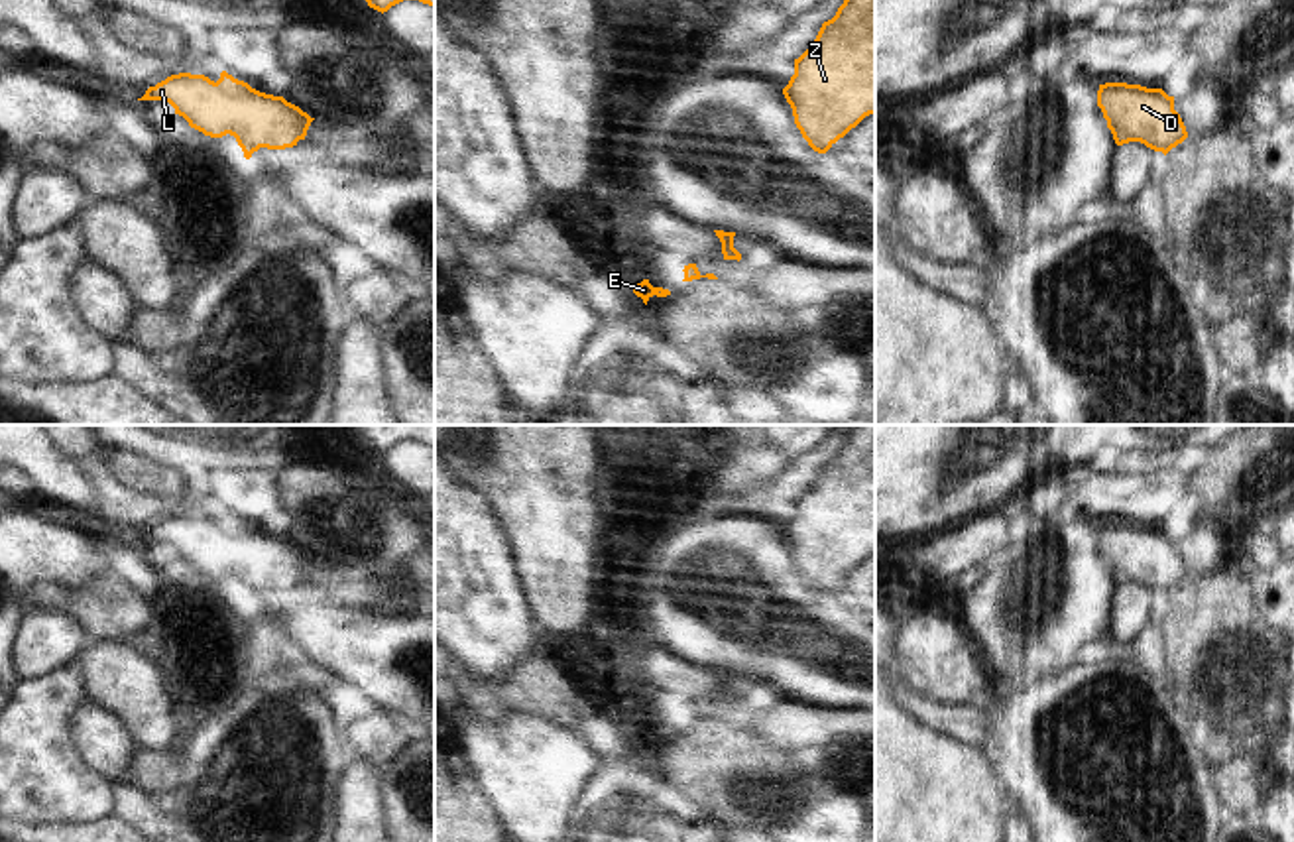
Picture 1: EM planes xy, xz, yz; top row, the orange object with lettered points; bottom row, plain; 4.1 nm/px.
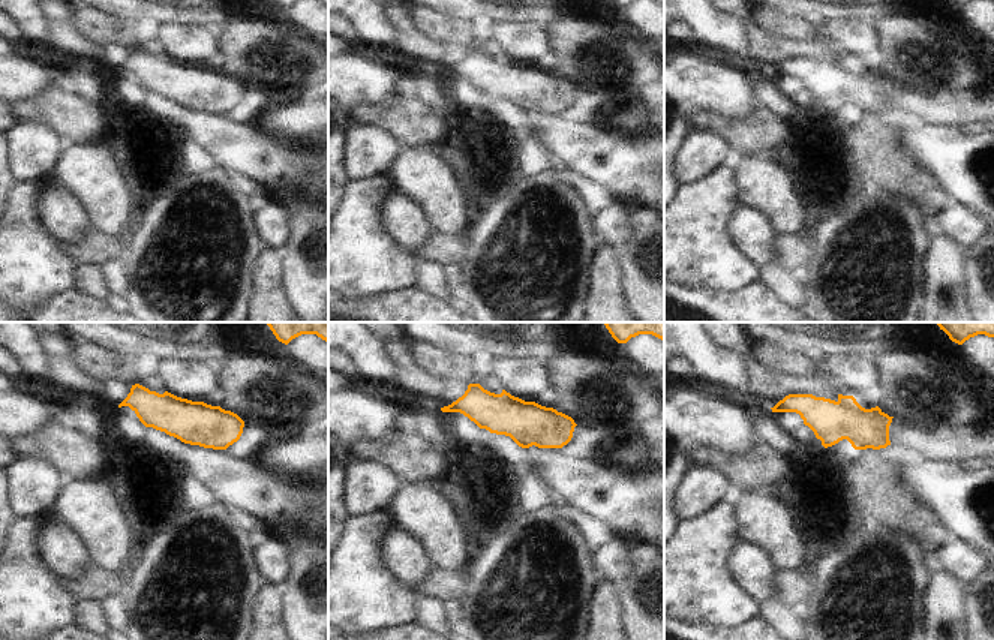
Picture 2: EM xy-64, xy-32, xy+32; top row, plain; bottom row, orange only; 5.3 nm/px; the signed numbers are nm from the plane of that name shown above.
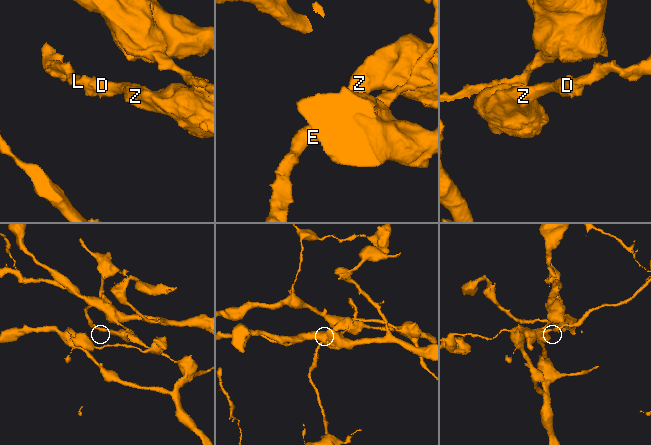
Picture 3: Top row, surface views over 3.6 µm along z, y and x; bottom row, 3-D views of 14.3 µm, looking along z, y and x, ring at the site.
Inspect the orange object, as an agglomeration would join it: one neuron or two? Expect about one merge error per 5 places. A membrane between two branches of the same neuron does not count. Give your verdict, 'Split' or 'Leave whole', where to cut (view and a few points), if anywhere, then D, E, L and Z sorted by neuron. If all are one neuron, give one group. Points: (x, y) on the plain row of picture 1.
Leave whole. No split. Groups: D E L Z

